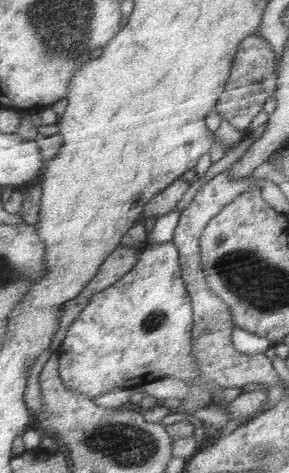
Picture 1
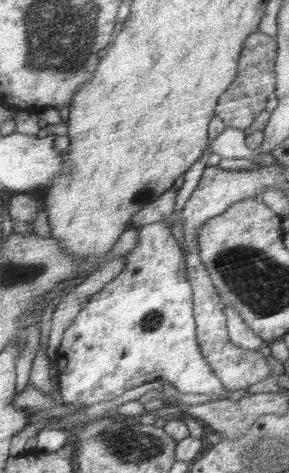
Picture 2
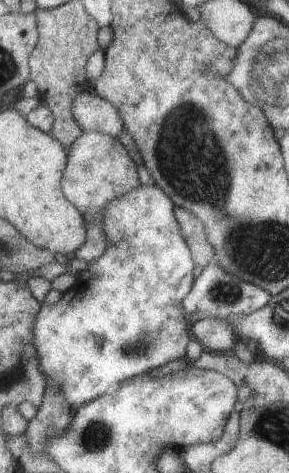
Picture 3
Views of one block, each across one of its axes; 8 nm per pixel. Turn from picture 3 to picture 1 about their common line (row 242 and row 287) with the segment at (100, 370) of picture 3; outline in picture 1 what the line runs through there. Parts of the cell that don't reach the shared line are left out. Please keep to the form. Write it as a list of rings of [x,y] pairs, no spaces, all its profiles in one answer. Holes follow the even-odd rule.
[[[177,242],[149,244],[139,264],[121,282],[99,292],[83,314],[73,322],[61,346],[61,378],[67,388],[79,390],[87,398],[99,398],[113,388],[141,388],[153,382],[175,378],[181,382],[197,382],[201,372],[193,358],[193,330],[195,330],[195,304],[189,286],[183,280],[181,248]]]

